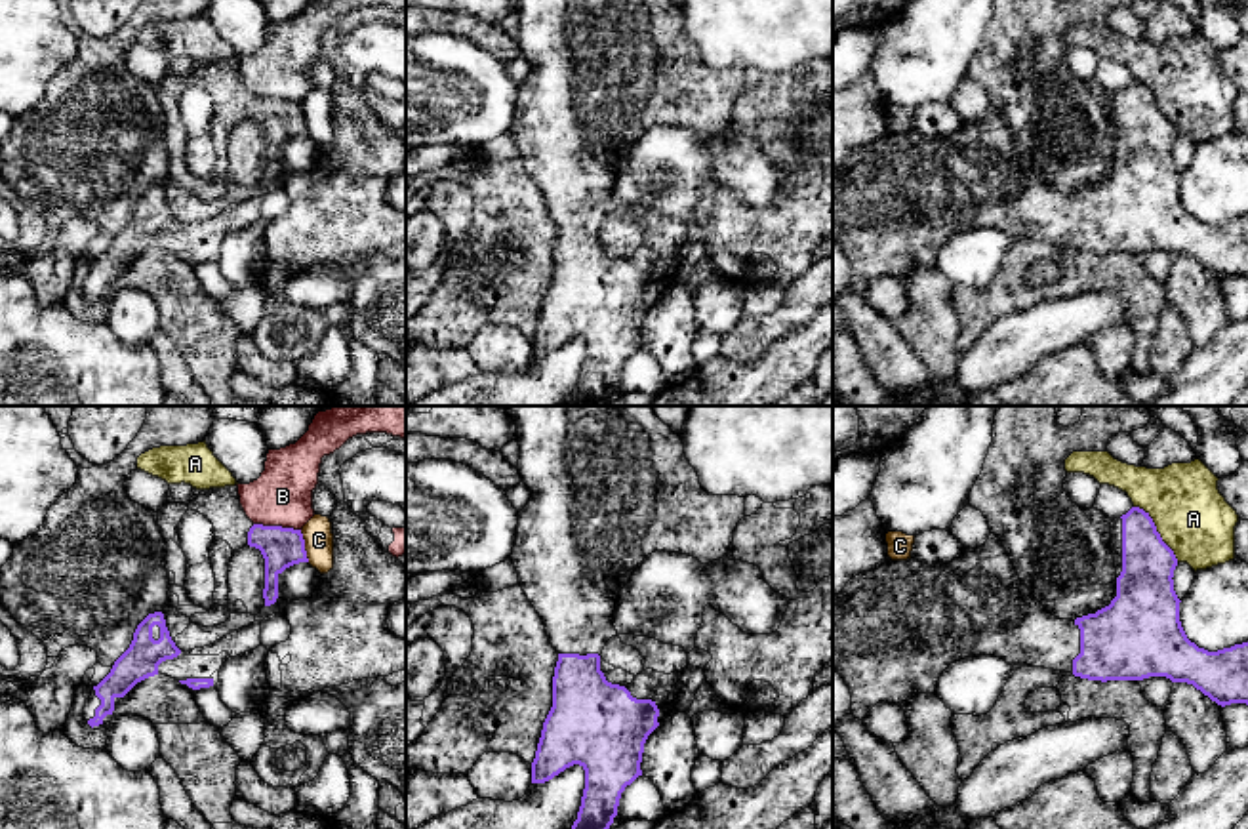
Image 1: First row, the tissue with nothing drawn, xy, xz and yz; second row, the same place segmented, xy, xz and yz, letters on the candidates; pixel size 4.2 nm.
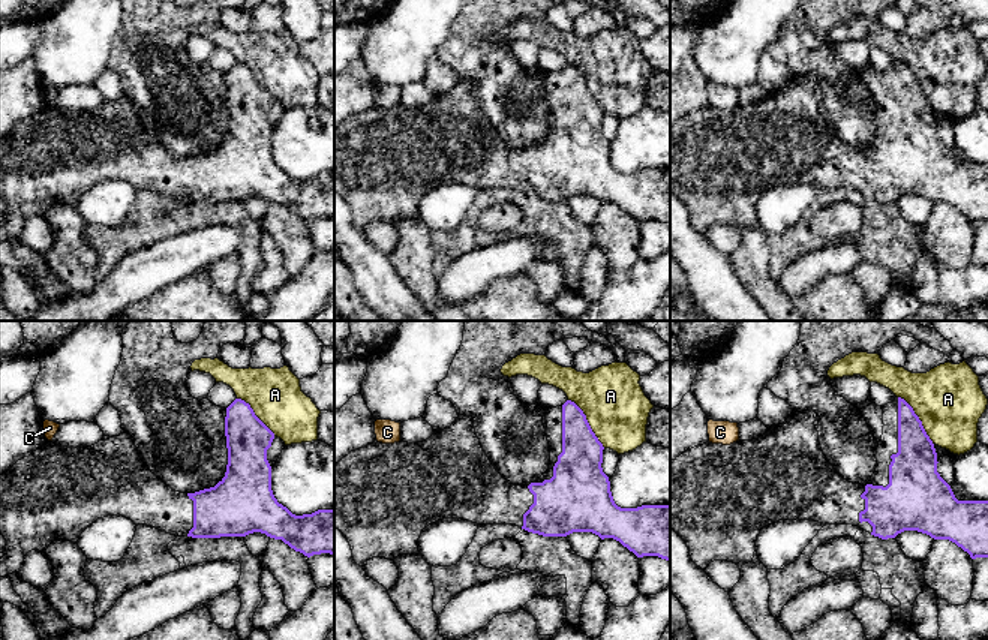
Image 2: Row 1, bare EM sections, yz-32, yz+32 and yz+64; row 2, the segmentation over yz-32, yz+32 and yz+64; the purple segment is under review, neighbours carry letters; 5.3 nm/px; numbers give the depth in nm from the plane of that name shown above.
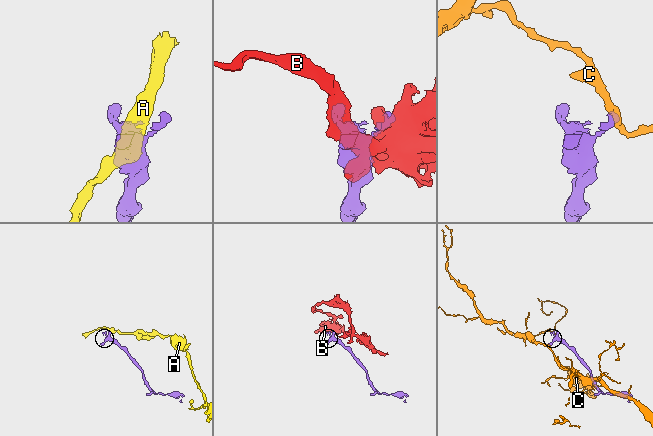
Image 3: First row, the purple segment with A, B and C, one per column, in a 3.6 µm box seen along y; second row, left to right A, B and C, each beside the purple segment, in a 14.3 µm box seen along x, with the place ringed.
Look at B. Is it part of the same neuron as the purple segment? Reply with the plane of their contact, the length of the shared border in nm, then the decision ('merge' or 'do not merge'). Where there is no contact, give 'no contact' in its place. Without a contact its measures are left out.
xy | 200 nm | do not merge

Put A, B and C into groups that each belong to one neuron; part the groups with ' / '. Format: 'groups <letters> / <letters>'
groups A / B / C

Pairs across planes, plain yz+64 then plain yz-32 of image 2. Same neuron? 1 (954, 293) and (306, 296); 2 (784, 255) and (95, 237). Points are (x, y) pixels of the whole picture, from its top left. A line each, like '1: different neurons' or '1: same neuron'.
1: same neuron
2: same neuron

